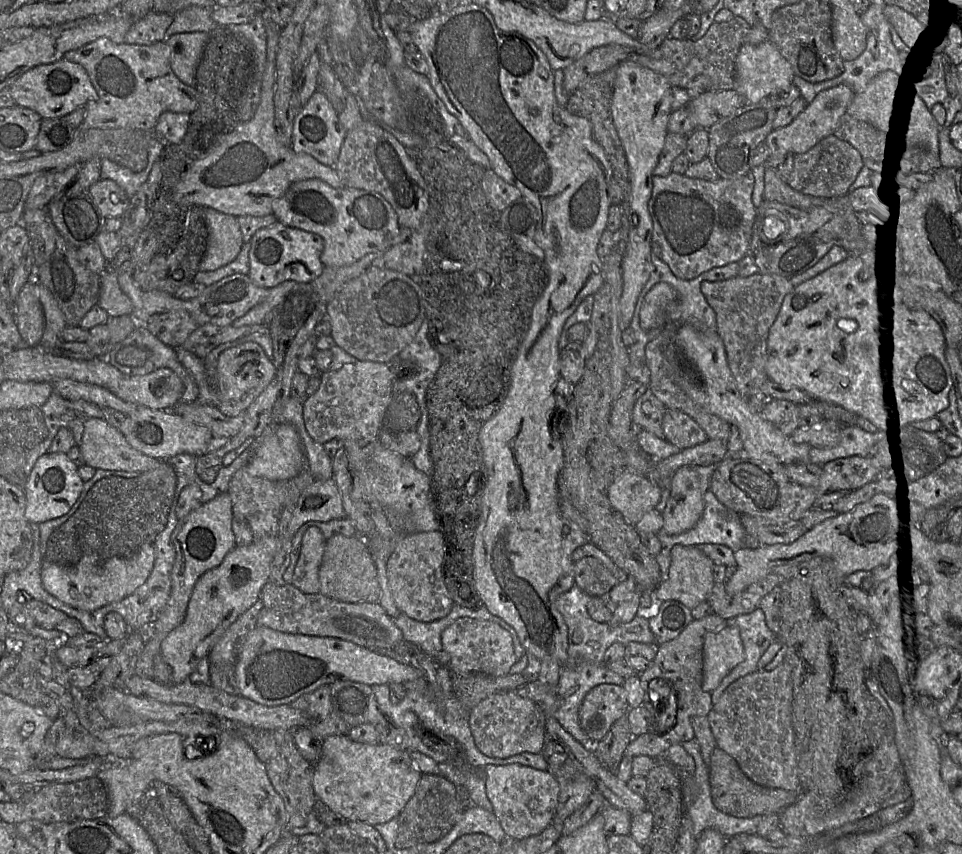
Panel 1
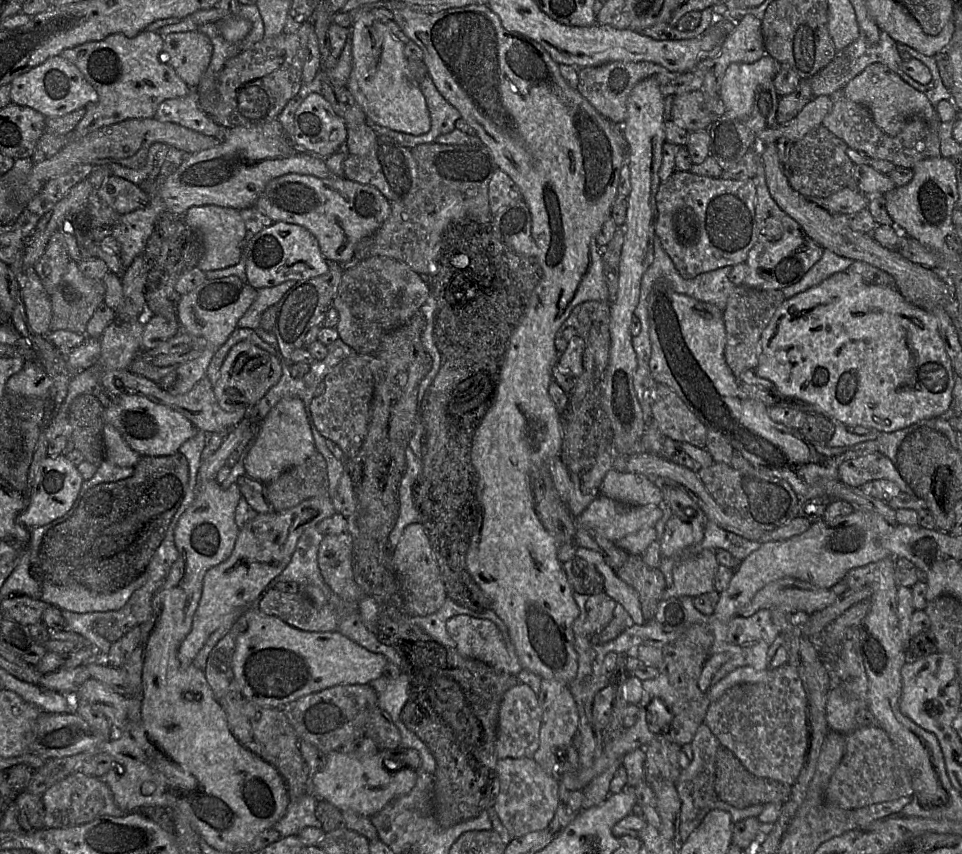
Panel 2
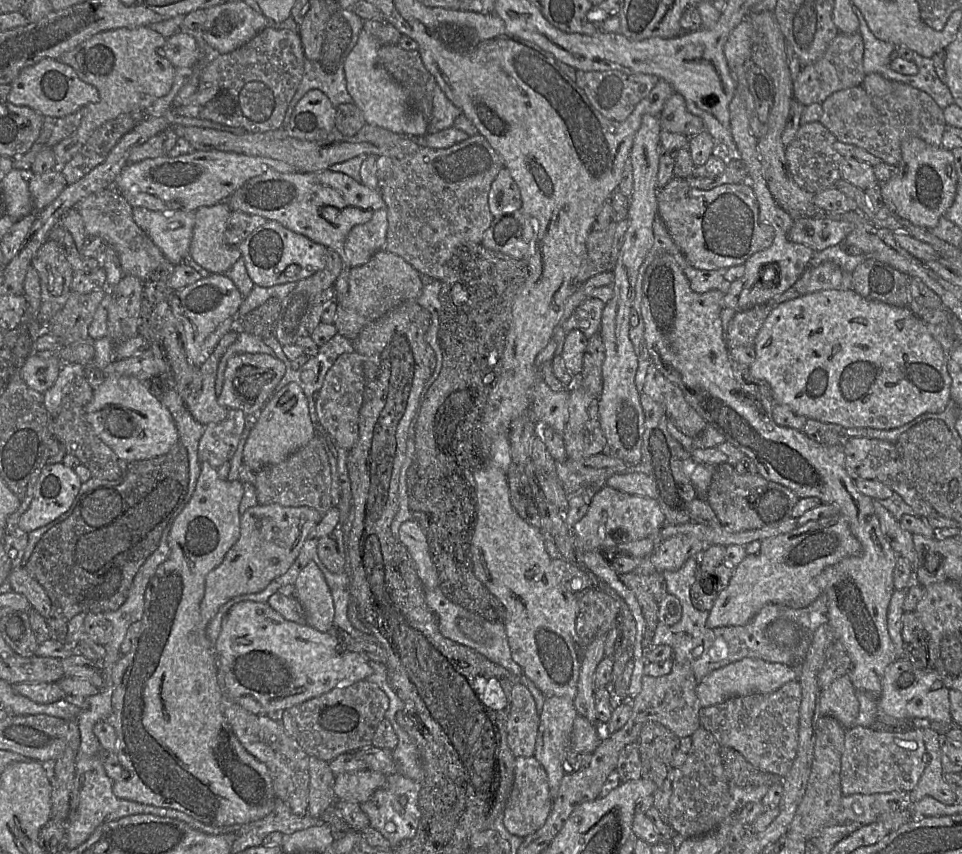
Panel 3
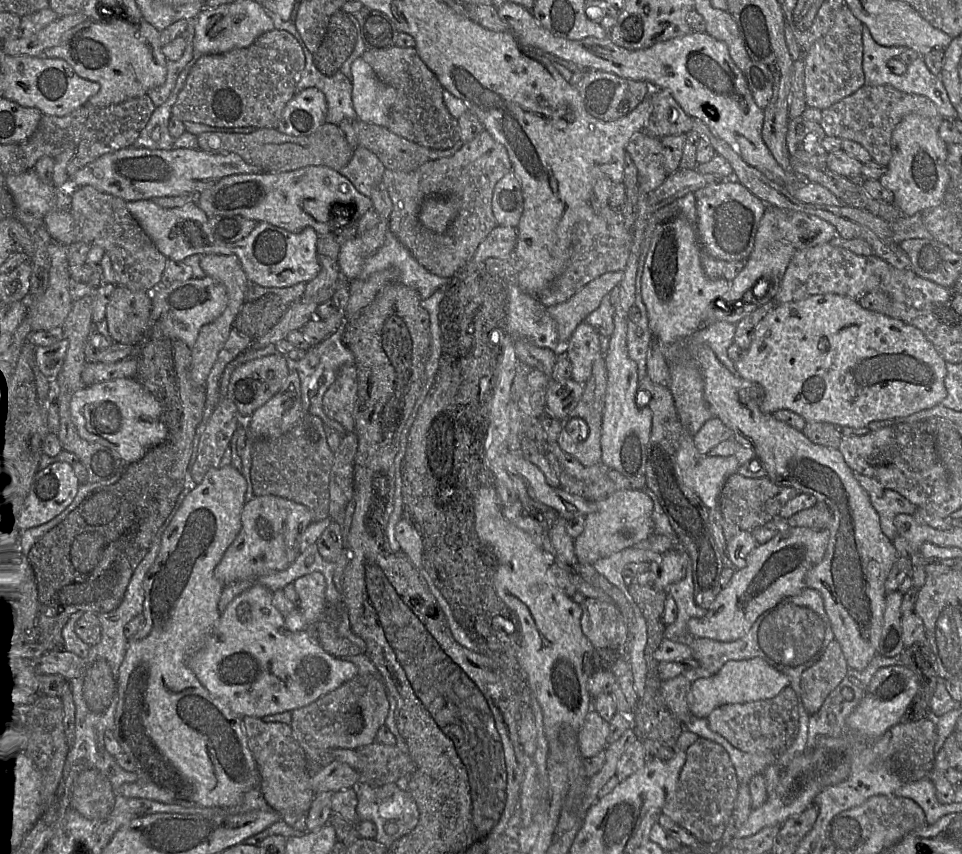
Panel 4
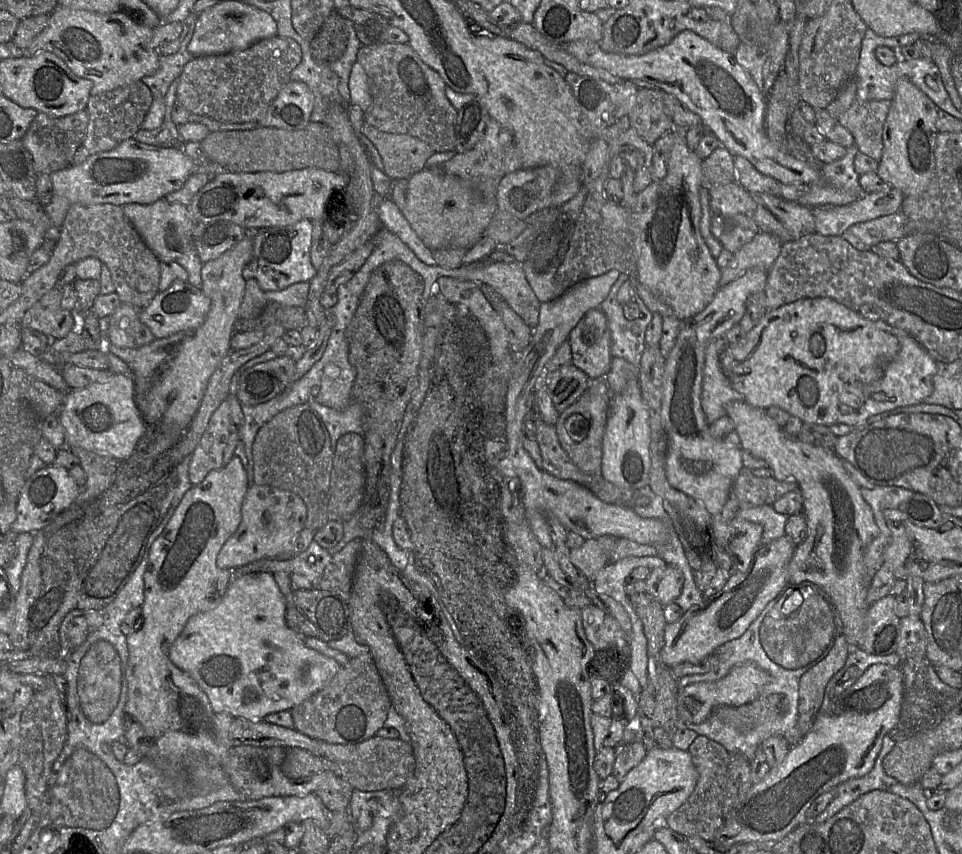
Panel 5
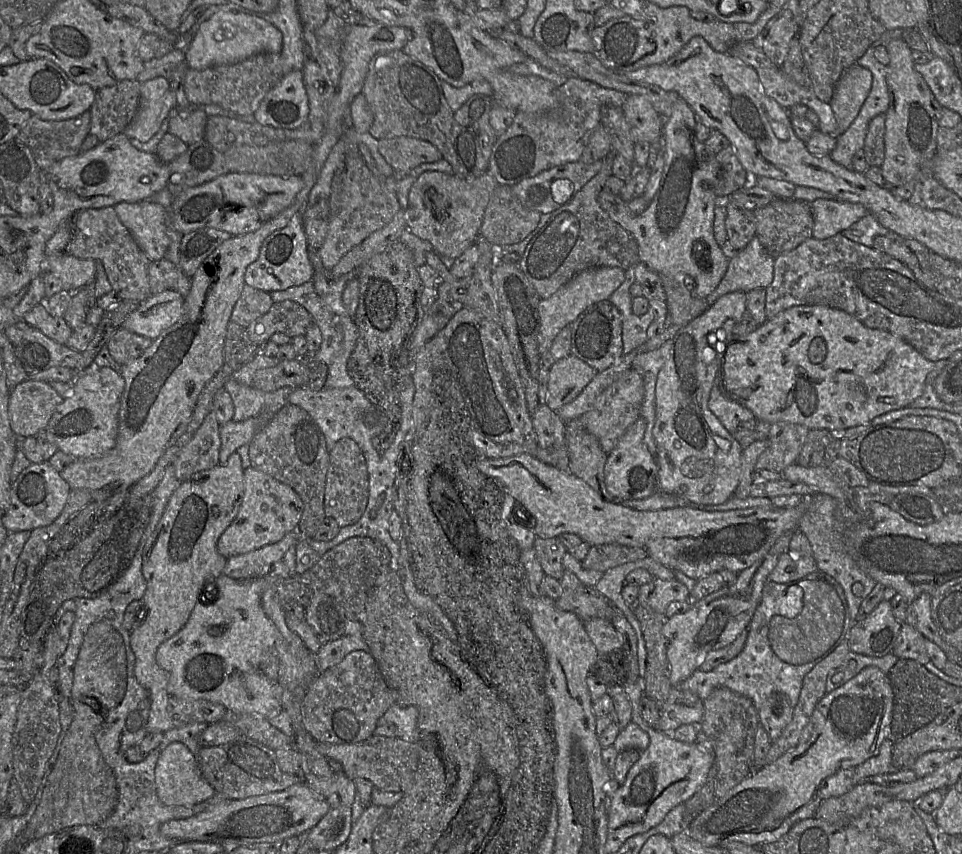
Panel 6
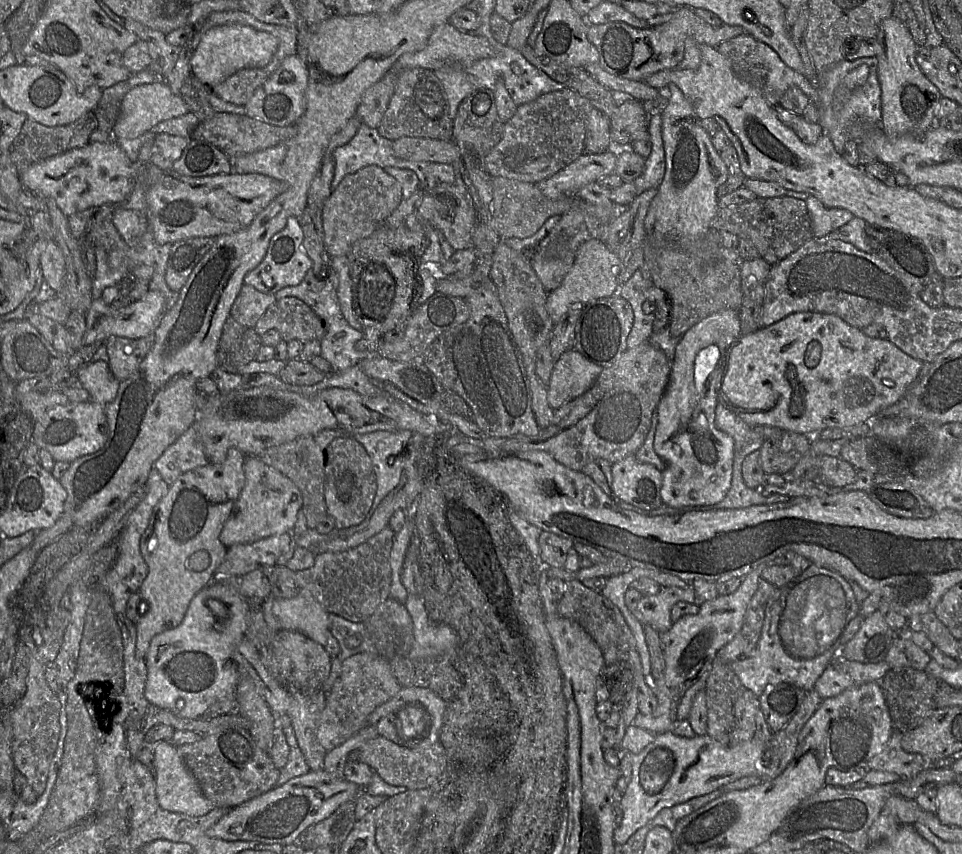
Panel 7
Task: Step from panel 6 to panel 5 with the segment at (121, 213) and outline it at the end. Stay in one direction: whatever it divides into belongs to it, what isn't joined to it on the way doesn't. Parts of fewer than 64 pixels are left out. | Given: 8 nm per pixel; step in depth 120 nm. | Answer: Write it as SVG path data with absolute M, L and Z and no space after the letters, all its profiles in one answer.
M162 198L150 204L128 203L121 208L160 262L176 261L183 254L194 249L193 229L196 222L185 205L168 202Z

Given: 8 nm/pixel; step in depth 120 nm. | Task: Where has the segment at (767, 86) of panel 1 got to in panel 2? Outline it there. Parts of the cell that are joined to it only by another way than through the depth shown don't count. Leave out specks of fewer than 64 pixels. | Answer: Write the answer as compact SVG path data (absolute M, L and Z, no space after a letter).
M765 54L758 61L732 63L719 82L719 95L728 116L744 120L753 108L756 88L764 81L773 80L780 63Z

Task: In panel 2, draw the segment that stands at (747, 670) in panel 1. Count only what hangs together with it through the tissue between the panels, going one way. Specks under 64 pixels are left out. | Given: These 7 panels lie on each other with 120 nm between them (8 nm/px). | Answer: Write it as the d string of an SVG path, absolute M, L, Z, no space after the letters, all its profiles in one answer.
M682 596L679 600L687 611L687 627L692 624L705 624L712 631L714 641L710 647L710 655L725 653L728 656L728 660L719 668L712 678L712 685L742 666L750 666L757 671L768 668L768 649L780 634L780 631L772 622L769 609L761 609L750 617L735 616L727 622L721 622L714 615L704 615L700 613L694 607L692 597Z

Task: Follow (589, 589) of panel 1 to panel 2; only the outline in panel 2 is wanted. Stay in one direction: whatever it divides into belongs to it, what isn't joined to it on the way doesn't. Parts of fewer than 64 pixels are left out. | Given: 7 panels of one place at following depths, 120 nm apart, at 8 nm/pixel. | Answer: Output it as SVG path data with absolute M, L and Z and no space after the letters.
M576 555L562 563L562 568L573 590L583 595L604 591L604 580L595 566Z

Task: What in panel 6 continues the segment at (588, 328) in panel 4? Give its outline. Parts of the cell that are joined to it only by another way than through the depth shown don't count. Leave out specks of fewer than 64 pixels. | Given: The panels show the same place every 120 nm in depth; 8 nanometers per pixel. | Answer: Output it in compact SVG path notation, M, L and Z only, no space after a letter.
M609 299L589 306L576 318L571 326L571 354L587 363L597 372L611 367L623 355L622 315Z

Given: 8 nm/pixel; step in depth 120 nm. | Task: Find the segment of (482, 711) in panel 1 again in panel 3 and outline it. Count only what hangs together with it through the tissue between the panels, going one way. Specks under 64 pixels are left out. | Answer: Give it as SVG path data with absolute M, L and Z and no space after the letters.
M516 683L507 721L507 743L515 757L534 755L540 715L526 686Z

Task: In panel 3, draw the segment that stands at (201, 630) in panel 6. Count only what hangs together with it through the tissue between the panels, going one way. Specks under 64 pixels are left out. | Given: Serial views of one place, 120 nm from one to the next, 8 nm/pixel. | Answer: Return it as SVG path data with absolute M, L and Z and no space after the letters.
M267 602L235 604L223 619L215 652L225 673L227 695L257 715L284 711L372 674L370 660L356 652L339 650L334 631L321 632L308 624L286 620Z

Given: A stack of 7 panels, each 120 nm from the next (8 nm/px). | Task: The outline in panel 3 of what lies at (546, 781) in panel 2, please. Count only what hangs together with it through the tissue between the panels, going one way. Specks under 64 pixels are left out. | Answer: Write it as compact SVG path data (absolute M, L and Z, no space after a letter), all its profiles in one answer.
M516 757L514 781L510 796L503 809L504 825L513 835L526 837L539 829L547 820L553 800L549 793L546 772L534 757Z

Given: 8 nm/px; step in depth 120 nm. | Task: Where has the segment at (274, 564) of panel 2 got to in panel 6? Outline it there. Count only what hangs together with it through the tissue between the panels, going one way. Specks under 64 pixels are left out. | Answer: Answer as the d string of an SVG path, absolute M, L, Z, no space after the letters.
M249 466L244 469L244 496L242 503L235 519L220 536L217 543L217 550L219 554L227 559L276 543L286 534L298 529L302 512L303 502L293 488Z

